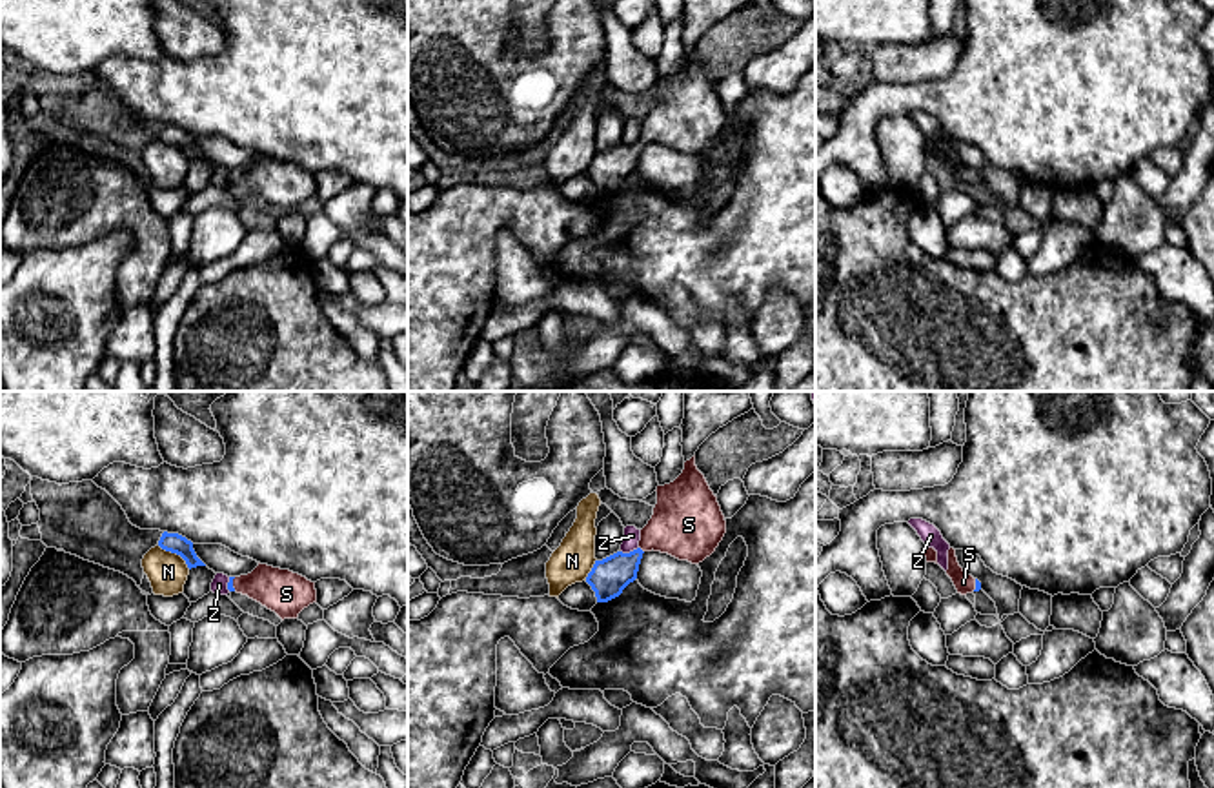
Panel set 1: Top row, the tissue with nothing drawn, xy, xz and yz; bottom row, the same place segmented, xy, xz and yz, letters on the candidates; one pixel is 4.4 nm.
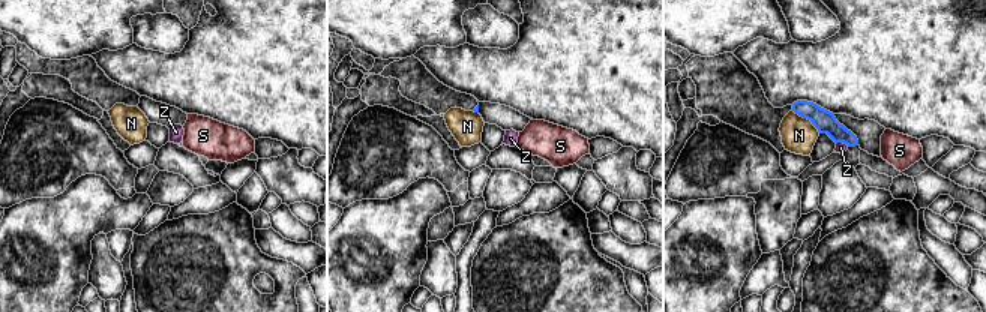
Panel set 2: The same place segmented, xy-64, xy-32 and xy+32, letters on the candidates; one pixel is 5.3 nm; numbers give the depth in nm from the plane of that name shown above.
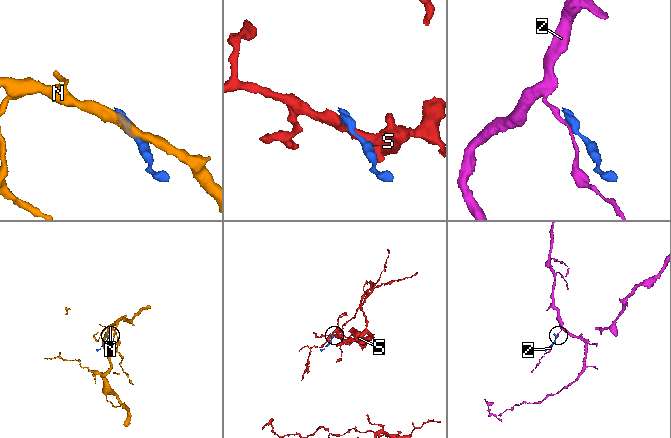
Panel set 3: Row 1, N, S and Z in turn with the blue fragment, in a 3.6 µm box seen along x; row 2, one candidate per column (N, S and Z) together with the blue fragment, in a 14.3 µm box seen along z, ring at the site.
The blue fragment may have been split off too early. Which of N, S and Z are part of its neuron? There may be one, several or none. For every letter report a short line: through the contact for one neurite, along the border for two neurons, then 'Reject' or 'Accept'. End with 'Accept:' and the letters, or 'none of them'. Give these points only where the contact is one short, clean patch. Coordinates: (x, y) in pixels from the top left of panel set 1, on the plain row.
N: Accept
S: Reject
Z: Line: xz (637, 139), (621, 144). Reject
Accept: N

